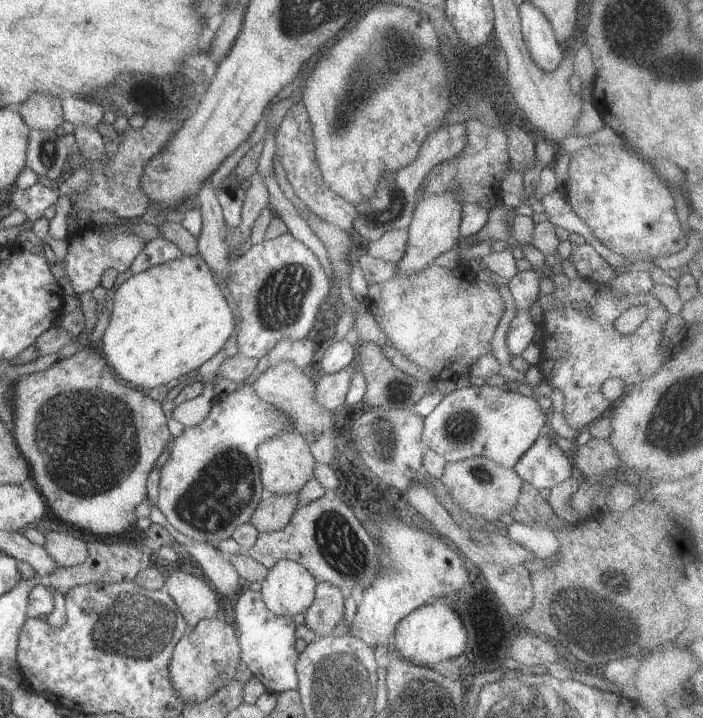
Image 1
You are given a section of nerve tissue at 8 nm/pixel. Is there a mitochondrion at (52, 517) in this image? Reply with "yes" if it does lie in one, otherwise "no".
no

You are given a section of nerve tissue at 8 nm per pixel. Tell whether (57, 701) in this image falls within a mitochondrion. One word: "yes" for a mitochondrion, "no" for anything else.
no

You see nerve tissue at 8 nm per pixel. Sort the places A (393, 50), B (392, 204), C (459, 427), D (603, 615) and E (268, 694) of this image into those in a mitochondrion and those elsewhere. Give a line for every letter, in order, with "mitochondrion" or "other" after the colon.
A: mitochondrion
B: mitochondrion
C: mitochondrion
D: mitochondrion
E: other

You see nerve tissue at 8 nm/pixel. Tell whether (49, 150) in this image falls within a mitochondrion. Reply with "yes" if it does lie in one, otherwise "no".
yes

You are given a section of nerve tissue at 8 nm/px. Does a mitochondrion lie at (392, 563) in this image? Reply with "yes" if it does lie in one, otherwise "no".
yes

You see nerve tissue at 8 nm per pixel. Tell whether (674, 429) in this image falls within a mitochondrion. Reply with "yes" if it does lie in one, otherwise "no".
yes

